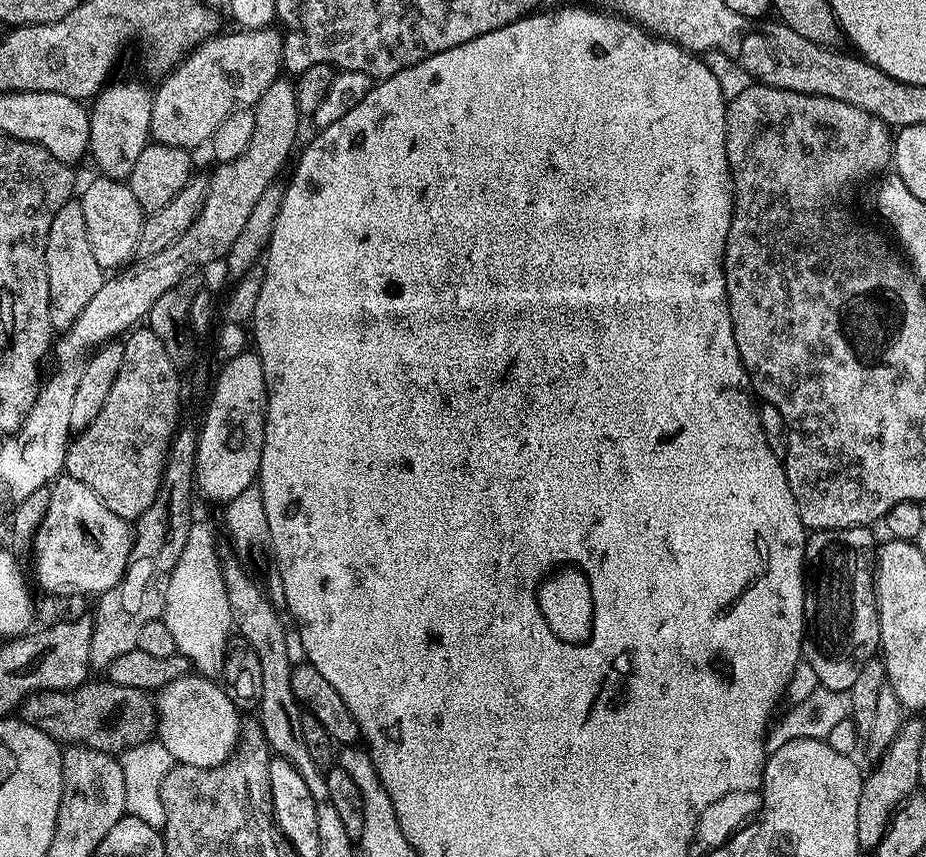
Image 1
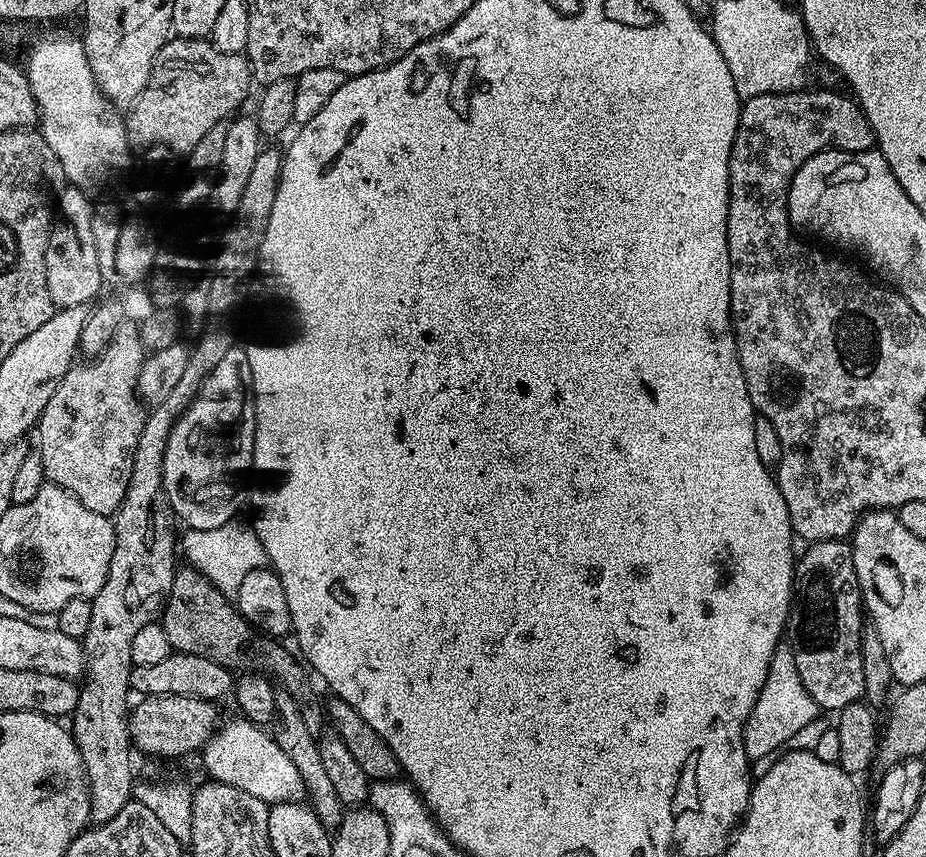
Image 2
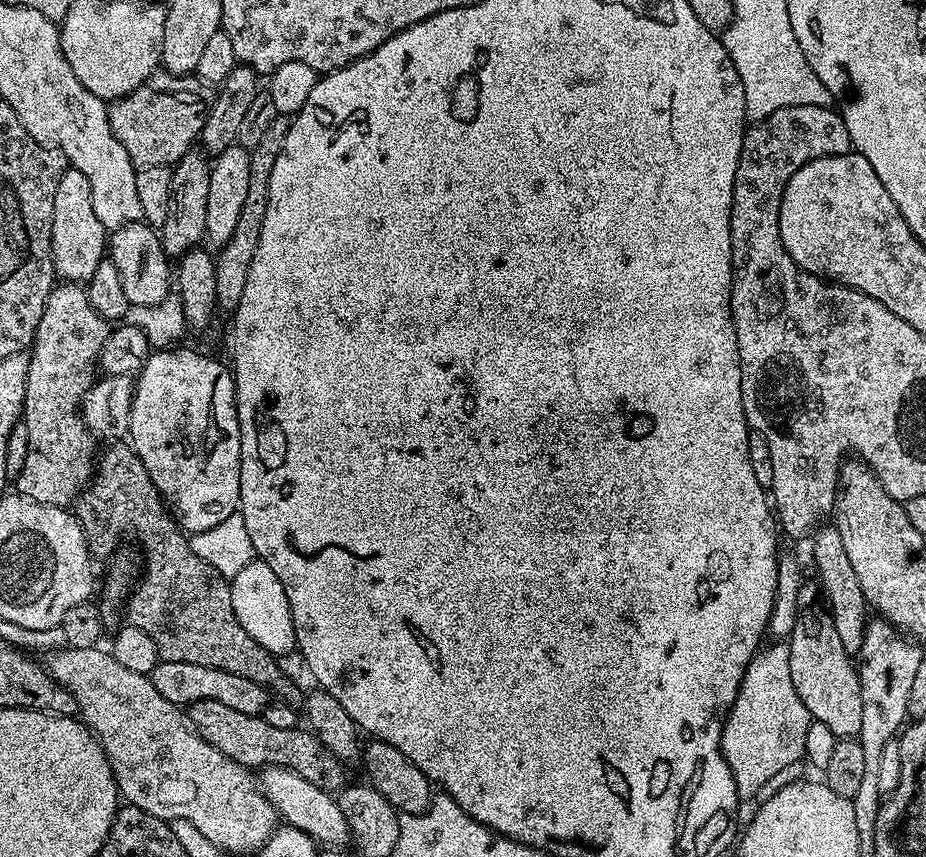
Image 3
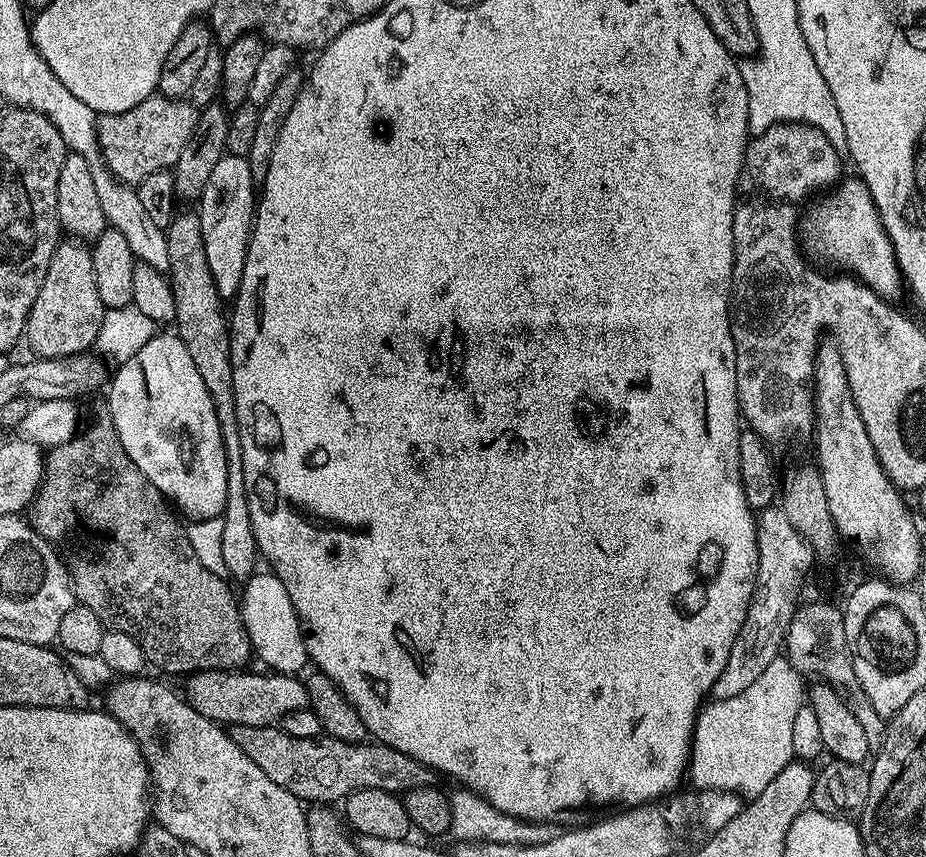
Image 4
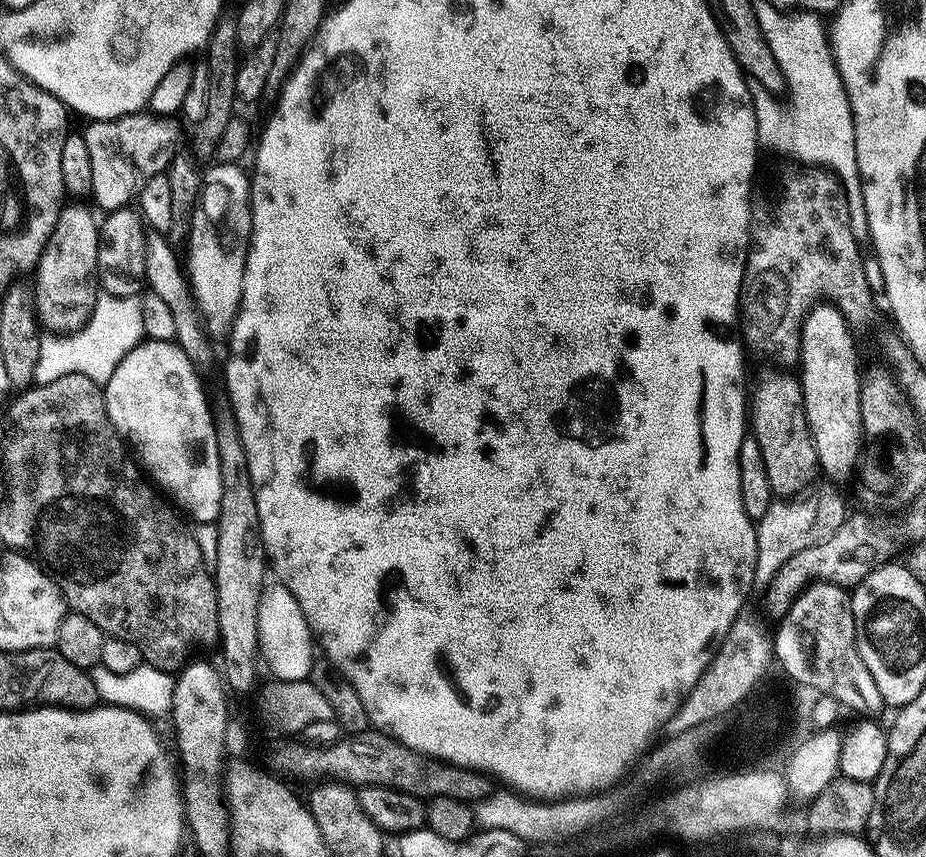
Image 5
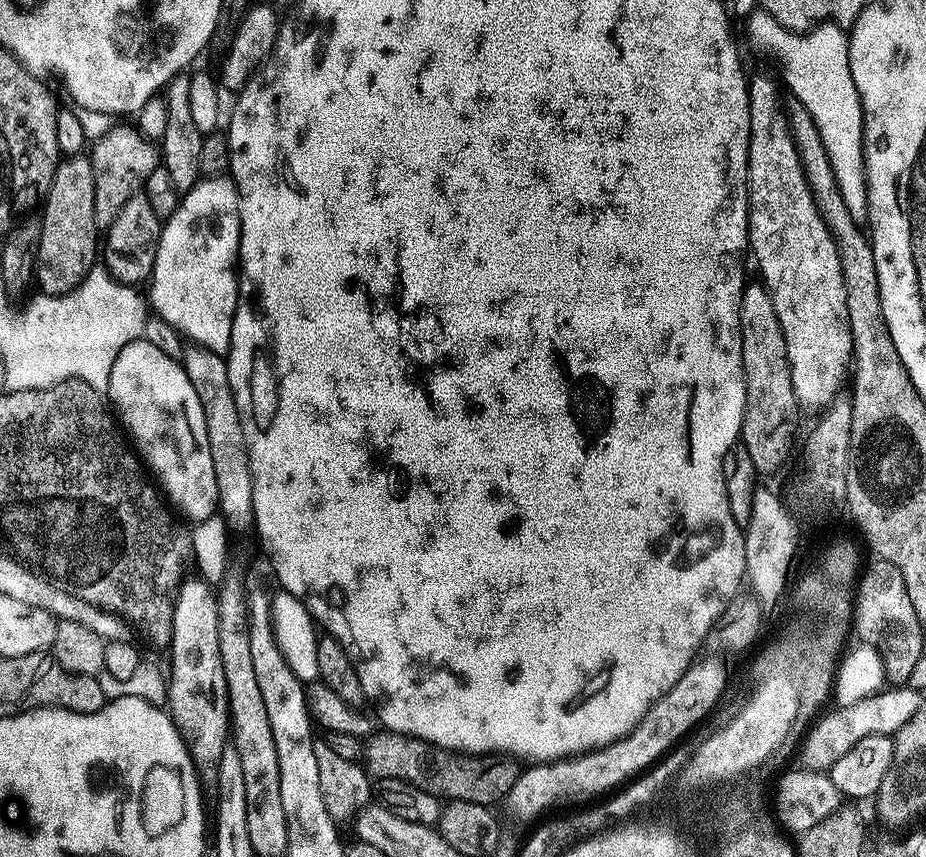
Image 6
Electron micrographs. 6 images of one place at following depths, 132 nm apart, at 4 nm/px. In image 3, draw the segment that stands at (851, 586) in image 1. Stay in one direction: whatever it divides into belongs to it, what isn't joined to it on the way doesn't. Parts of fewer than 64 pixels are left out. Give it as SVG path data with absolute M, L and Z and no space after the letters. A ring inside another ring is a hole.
M806 582L798 590L794 630L786 640L790 652L790 676L813 721L825 725L837 738L856 738L862 730L862 686L857 665L846 646L842 646L842 638L838 638L838 630L834 630L834 618L821 600L822 593L815 583Z

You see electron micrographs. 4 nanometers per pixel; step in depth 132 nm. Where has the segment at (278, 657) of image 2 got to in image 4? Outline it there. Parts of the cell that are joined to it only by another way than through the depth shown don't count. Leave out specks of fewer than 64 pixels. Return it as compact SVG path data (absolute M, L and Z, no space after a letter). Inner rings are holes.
M103 418L97 424L92 424L88 429L75 435L65 445L53 447L44 458L44 476L40 480L40 486L36 489L36 496L26 512L26 519L32 525L33 530L40 536L45 536L59 551L64 567L68 570L68 583L72 585L72 595L81 604L85 604L103 622L105 629L109 632L121 632L130 634L138 646L146 654L149 665L154 669L161 668L172 676L187 677L193 672L210 672L213 670L240 670L249 659L253 659L254 653L248 632L244 628L244 620L240 617L240 605L237 597L232 596L233 585L225 577L214 574L214 570L206 570L202 562L198 562L198 554L190 546L190 538L185 525L176 521L177 513L173 505L165 500L159 490L149 482L146 474L130 462L130 454L122 450L122 442L114 430L111 419Z

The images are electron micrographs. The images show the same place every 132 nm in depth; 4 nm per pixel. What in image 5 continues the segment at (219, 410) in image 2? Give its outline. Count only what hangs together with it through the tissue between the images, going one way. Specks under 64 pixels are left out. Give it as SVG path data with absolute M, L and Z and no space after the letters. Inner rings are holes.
M145 339L134 350L130 350L130 354L126 354L122 362L118 362L114 374L110 374L107 384L103 385L104 401L116 433L124 437L134 449L151 483L165 493L172 492L171 499L189 521L215 524L220 513L222 474L218 466L214 412L213 409L208 409L208 400L204 397L204 388L200 385L196 372L197 367L192 365L190 358L186 358L179 344L171 340Z

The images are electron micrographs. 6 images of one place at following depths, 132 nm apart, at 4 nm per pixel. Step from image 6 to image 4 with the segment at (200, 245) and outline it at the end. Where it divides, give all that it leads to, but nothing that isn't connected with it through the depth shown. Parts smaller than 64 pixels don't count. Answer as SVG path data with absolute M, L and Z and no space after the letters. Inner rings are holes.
M225 154L218 166L214 166L198 201L202 242L206 242L206 262L210 264L210 274L214 276L214 286L221 301L231 301L240 291L257 203L258 192L252 183L247 159Z

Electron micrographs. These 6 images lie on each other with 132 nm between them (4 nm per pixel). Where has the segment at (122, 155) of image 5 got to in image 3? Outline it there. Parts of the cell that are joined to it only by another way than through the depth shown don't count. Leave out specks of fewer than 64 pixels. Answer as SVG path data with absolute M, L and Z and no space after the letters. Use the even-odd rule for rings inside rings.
M157 70L142 82L142 86L109 107L110 130L114 130L114 138L126 146L126 154L130 154L137 168L171 166L193 151L209 107L210 88L199 76L175 76L168 71Z

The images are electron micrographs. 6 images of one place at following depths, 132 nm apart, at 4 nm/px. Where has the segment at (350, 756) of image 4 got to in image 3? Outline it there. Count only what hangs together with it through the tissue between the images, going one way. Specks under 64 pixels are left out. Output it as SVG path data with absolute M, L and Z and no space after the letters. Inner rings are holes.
M199 700L187 705L186 715L203 740L210 742L210 746L222 750L226 758L244 765L249 770L285 768L306 778L306 782L314 782L314 786L330 793L345 787L344 763L334 758L334 754L326 750L326 746L322 746L322 742L318 742L318 738L313 736L311 731L303 727L282 730L278 726L270 726L270 722L266 722L263 715L241 714L238 710L213 700Z

